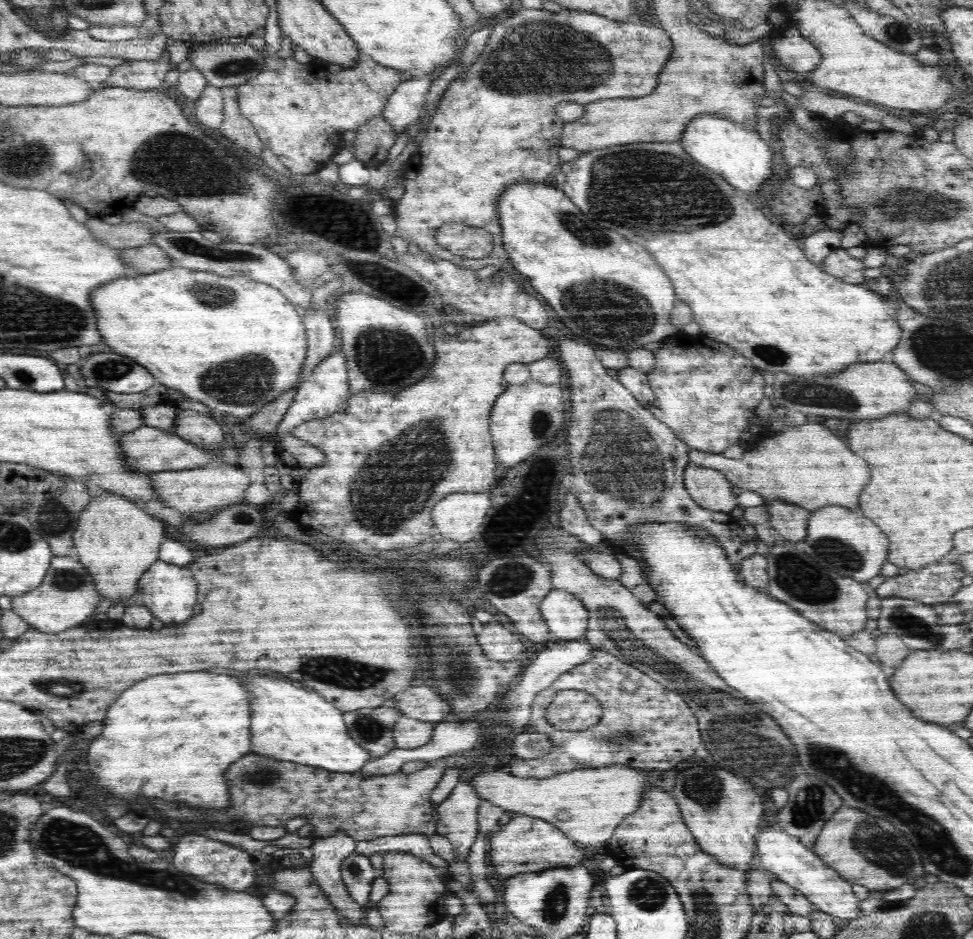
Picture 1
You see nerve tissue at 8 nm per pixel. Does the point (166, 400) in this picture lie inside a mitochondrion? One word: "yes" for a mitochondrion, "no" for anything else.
no

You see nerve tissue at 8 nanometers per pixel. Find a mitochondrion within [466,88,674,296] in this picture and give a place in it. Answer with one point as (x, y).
(572, 222)

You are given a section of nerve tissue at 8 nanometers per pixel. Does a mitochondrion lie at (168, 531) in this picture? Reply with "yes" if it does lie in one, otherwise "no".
no

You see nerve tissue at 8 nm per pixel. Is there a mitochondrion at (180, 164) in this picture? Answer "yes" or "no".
yes

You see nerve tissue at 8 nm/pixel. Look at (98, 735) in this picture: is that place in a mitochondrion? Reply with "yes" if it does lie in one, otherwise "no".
no

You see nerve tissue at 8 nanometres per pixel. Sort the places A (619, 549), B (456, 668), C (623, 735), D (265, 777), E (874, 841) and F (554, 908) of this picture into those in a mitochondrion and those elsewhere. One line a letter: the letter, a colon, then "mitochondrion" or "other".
A: other
B: mitochondrion
C: mitochondrion
D: mitochondrion
E: mitochondrion
F: mitochondrion

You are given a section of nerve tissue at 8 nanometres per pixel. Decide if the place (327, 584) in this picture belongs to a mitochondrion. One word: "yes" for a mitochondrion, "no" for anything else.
no

